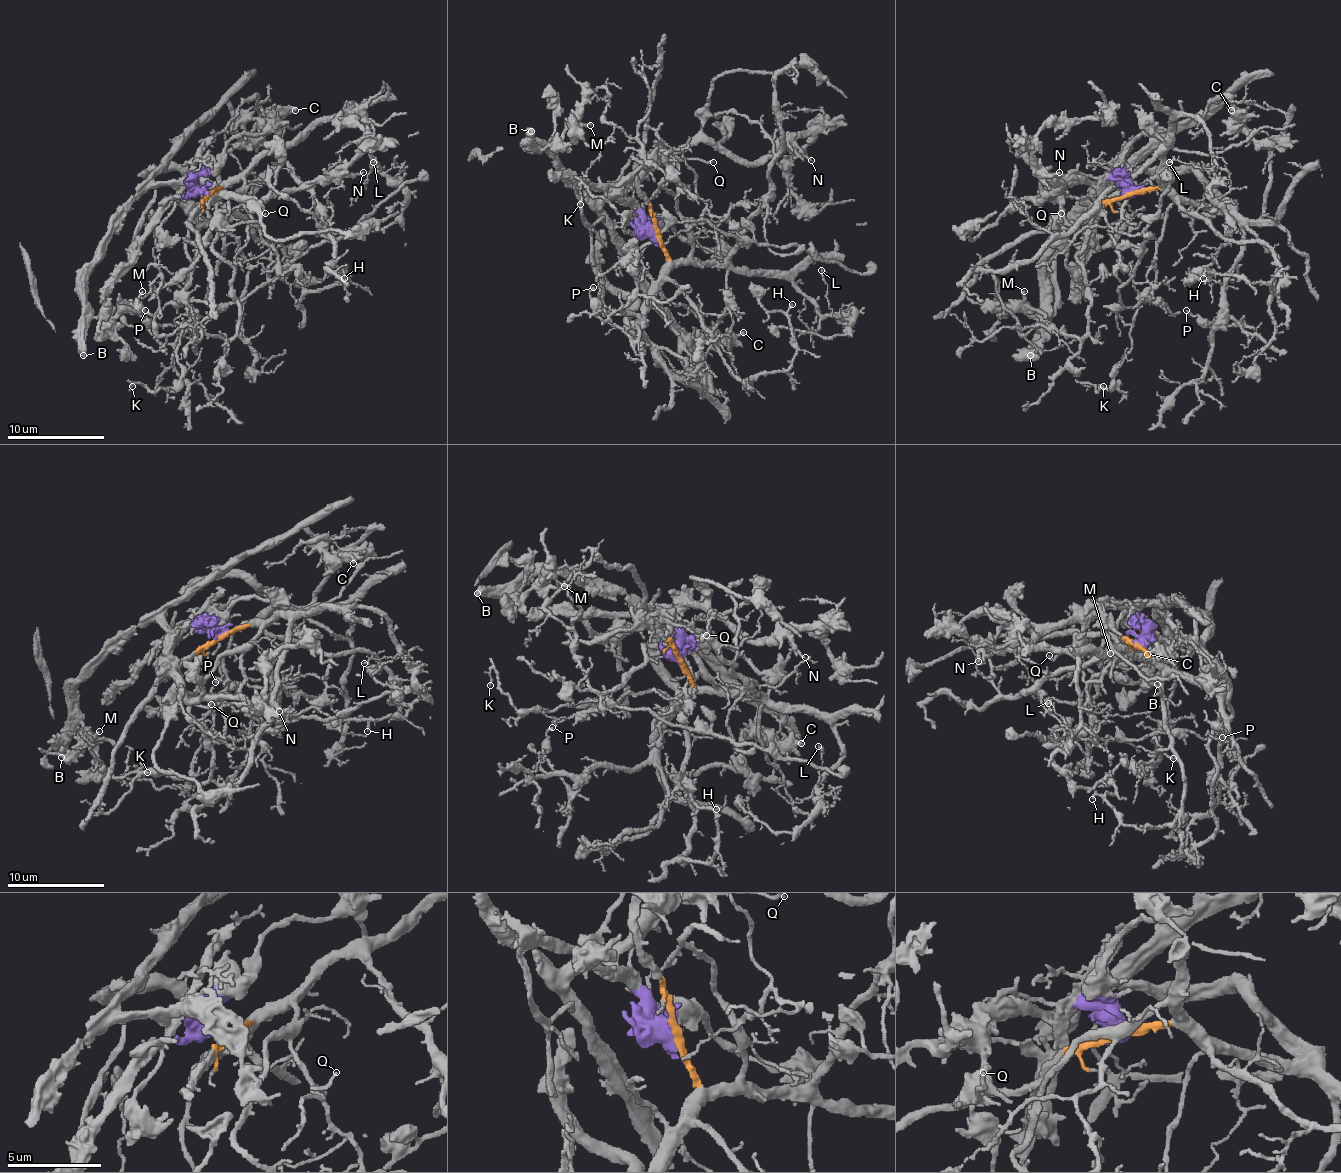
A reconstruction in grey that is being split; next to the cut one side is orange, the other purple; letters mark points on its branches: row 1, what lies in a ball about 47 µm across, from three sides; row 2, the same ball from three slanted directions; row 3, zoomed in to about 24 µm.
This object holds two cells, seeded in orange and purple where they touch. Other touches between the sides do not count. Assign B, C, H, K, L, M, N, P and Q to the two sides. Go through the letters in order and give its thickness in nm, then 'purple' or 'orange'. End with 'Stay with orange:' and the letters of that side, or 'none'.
B: calibre 550 nm; purple
C: calibre 240 nm; purple
H: calibre 150 nm; orange
K: calibre 120 nm; orange
L: calibre 110 nm; orange
M: calibre 220 nm; purple
N: calibre 140 nm; purple
P: calibre 140 nm; orange
Q: calibre 150 nm; purple
Stay with orange: H, K, L, P

